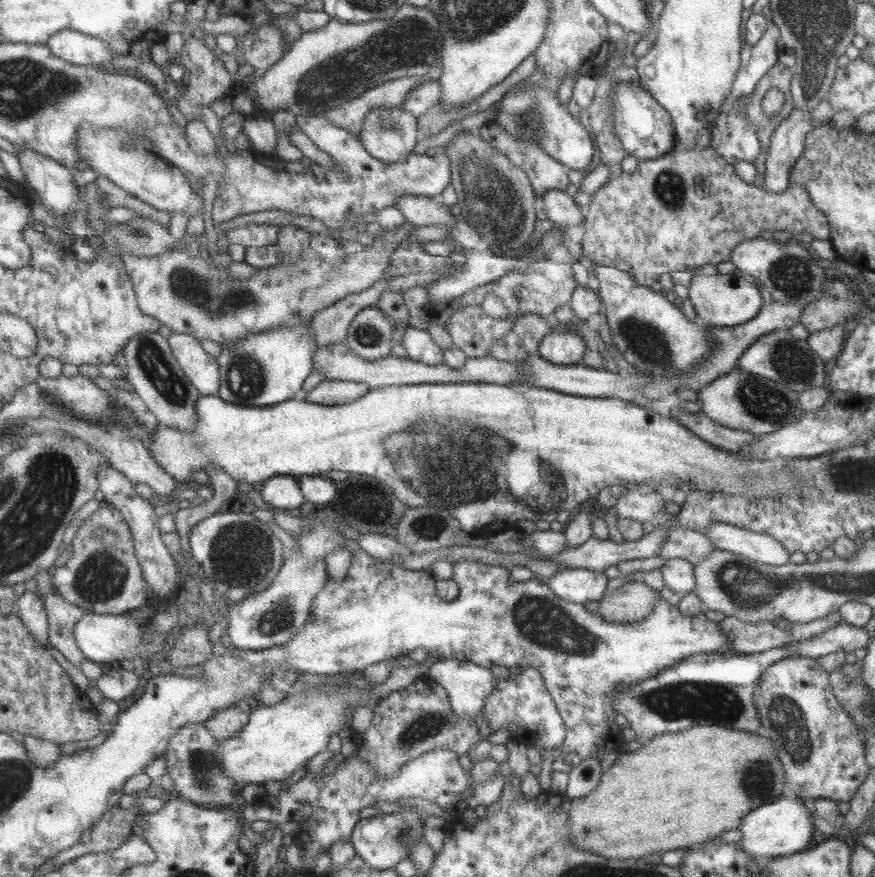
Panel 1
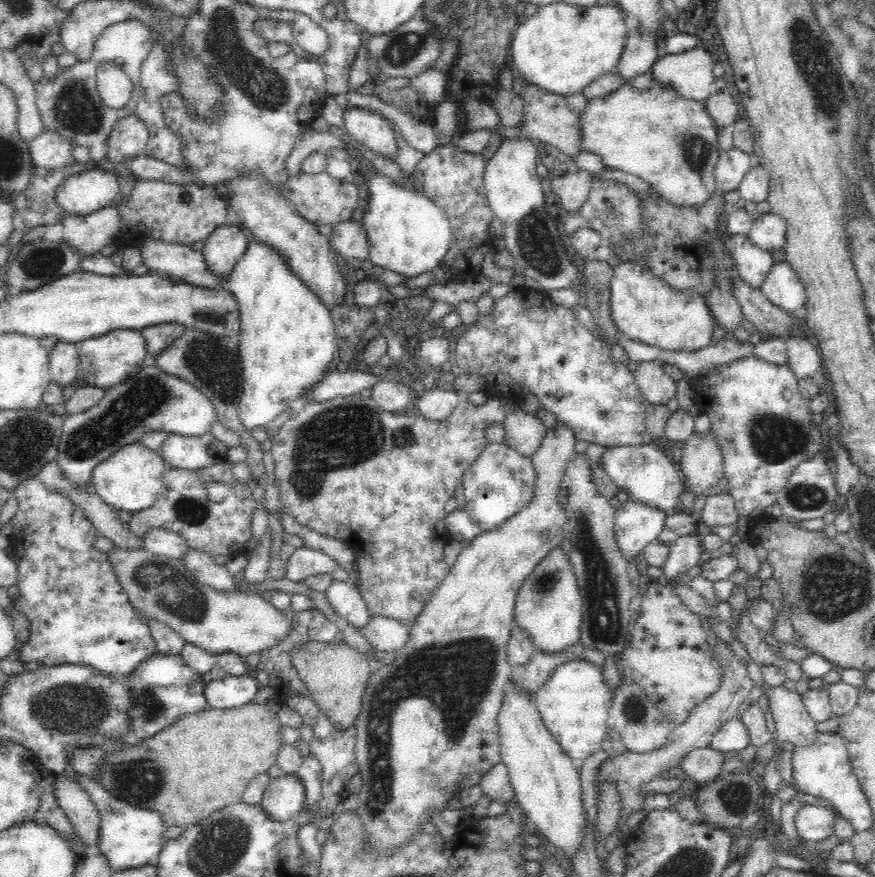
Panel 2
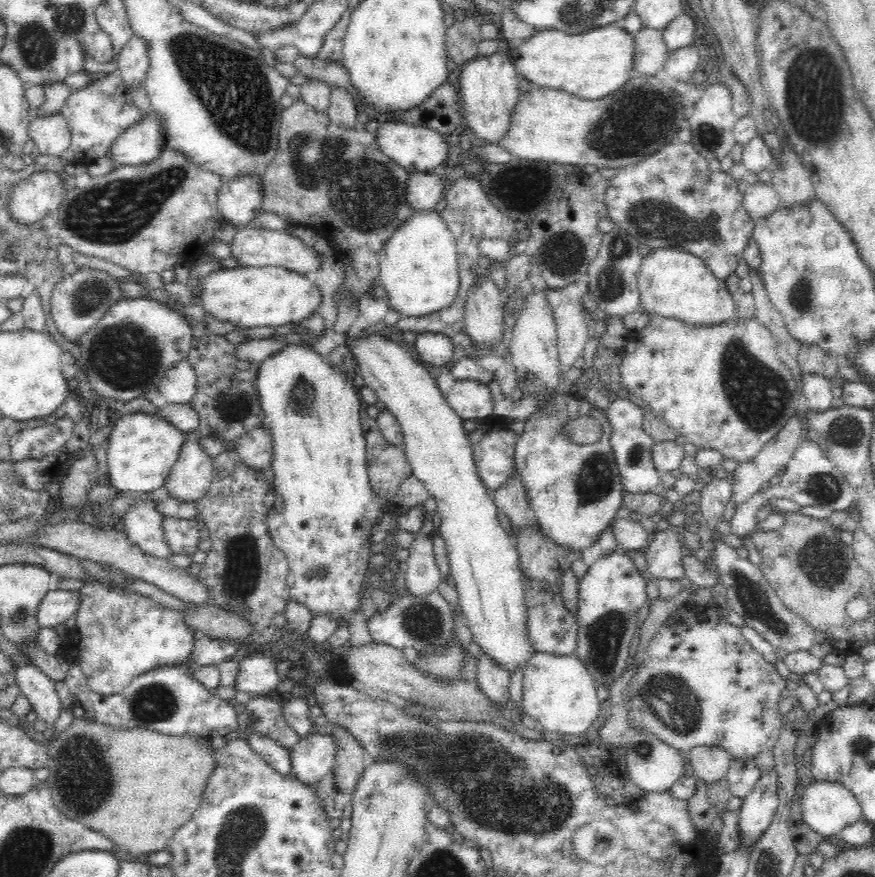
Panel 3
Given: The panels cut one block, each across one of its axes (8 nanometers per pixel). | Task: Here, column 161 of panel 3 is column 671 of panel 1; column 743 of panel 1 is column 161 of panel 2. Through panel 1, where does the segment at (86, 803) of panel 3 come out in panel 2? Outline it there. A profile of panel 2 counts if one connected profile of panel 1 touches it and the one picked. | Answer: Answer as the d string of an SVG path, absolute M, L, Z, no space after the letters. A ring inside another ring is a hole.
M255 700L229 710L208 708L180 717L156 737L144 740L132 749L114 755L108 753L107 760L98 766L99 778L96 782L130 806L149 808L160 813L164 825L168 827L198 824L210 814L240 802L255 776L267 773L277 764L278 754L285 746L284 740L281 740L282 730L283 725L277 713L272 712L265 703Z

